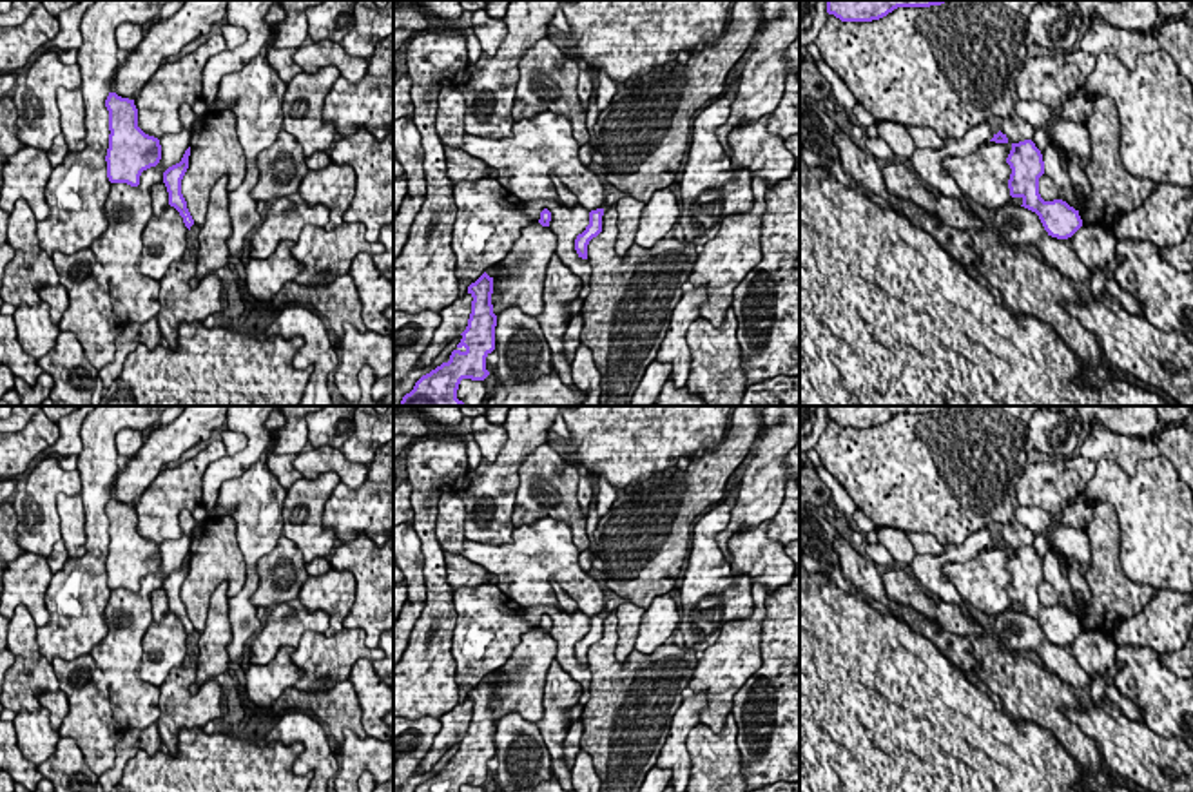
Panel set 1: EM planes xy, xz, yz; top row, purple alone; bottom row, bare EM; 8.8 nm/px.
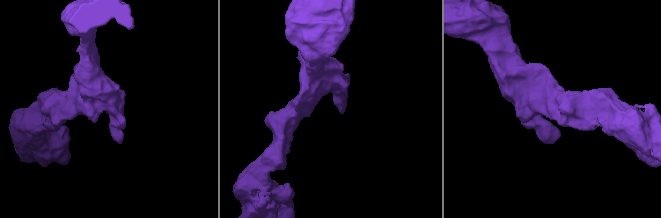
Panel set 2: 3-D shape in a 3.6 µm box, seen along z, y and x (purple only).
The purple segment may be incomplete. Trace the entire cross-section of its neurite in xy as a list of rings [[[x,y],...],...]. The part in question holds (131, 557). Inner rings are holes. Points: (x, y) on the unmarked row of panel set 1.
[[[109,498],[105,513],[111,536],[105,562],[107,584],[111,589],[138,593],[141,578],[156,573],[161,565],[160,546],[138,533],[134,506]]]

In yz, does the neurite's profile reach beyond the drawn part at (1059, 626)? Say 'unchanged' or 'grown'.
unchanged

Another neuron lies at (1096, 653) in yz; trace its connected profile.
[[[1084,631],[1072,642],[1072,654],[1077,663],[1093,678],[1090,696],[1093,703],[1106,700],[1106,683],[1102,676],[1115,665],[1117,643],[1111,636],[1099,631]]]

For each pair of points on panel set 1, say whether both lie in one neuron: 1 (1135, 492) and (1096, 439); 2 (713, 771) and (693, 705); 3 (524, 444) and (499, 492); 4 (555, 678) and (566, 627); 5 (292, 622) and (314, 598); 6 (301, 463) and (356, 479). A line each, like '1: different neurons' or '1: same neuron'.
1: different neurons
2: different neurons
3: same neuron
4: different neurons
5: different neurons
6: same neuron

